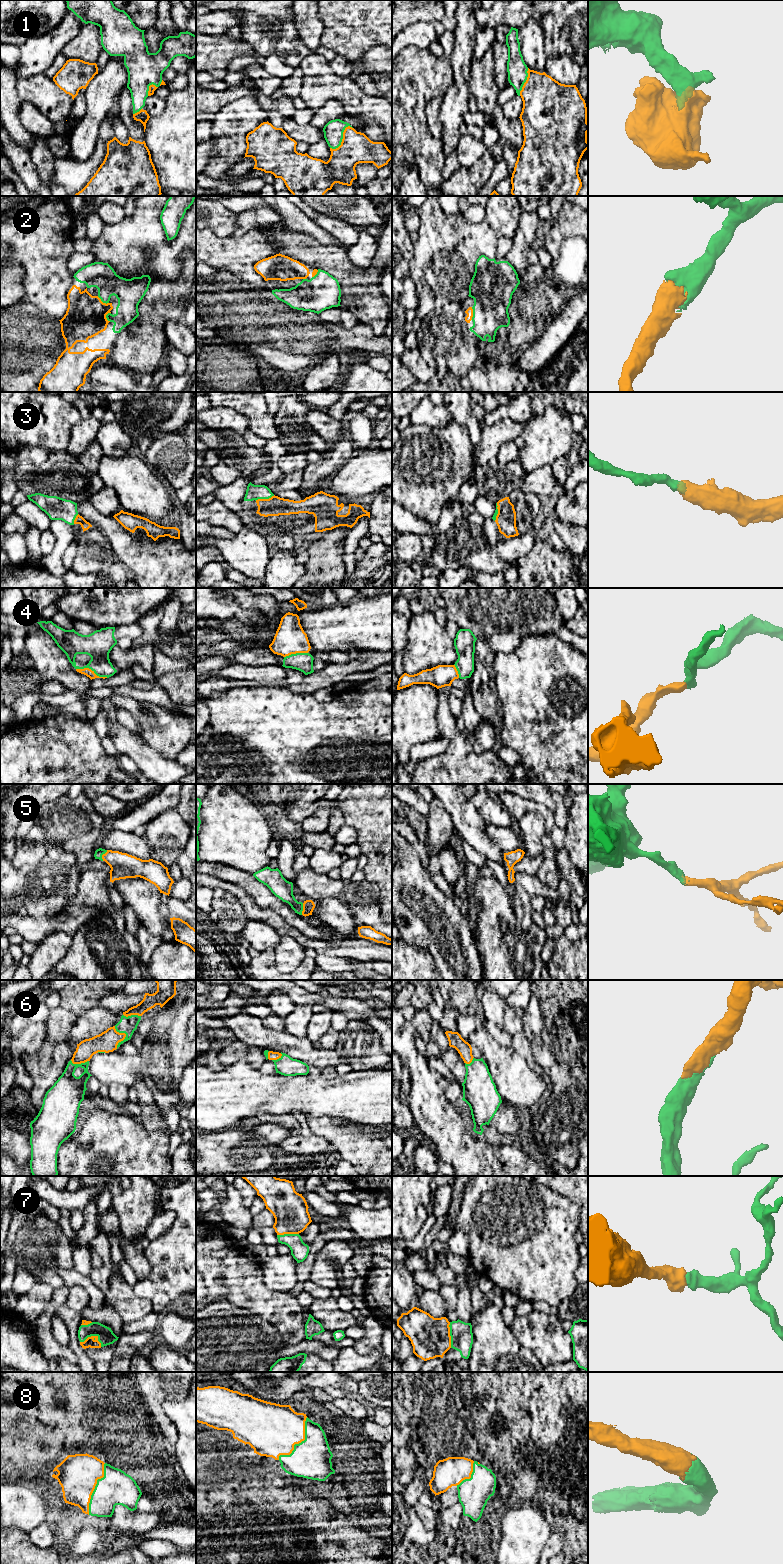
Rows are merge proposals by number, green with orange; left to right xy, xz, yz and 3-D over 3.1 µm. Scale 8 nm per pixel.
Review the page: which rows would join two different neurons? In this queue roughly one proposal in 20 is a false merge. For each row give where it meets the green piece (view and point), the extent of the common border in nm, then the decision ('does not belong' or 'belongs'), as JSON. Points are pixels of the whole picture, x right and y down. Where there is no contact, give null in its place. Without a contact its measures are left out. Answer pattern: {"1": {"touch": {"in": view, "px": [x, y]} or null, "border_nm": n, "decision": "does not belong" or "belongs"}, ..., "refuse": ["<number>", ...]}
{"1": {"touch": {"in": "xz", "px": [342, 138]}, "border_nm": 260, "decision": "belongs"}, "2": {"touch": {"in": "yz", "px": [473, 313]}, "border_nm": 100, "decision": "belongs"}, "3": {"touch": {"in": "xz", "px": [264, 498]}, "border_nm": 170, "decision": "belongs"}, "4": {"touch": {"in": "xy", "px": [92, 670]}, "border_nm": 260, "decision": "belongs"}, "5": {"touch": {"in": "xy", "px": [102, 854]}, "border_nm": 100, "decision": "belongs"}, "6": {"touch": {"in": "xy", "px": [126, 1035]}, "border_nm": 190, "decision": "belongs"}, "7": {"touch": {"in": "xy", "px": [93, 1335]}, "border_nm": 180, "decision": "belongs"}, "8": {"touch": {"in": "xz", "px": [299, 1443]}, "border_nm": 420, "decision": "belongs"}, "refuse": []}

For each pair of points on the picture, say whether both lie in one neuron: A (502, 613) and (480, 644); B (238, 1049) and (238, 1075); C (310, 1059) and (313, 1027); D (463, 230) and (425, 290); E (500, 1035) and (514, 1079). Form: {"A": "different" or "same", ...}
{"A": "different", "B": "different", "C": "different", "D": "same", "E": "different"}

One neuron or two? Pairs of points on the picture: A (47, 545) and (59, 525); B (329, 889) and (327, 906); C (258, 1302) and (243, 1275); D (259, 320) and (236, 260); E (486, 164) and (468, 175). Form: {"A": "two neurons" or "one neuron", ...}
{"A": "two neurons", "B": "two neurons", "C": "one neuron", "D": "two neurons", "E": "one neuron"}

